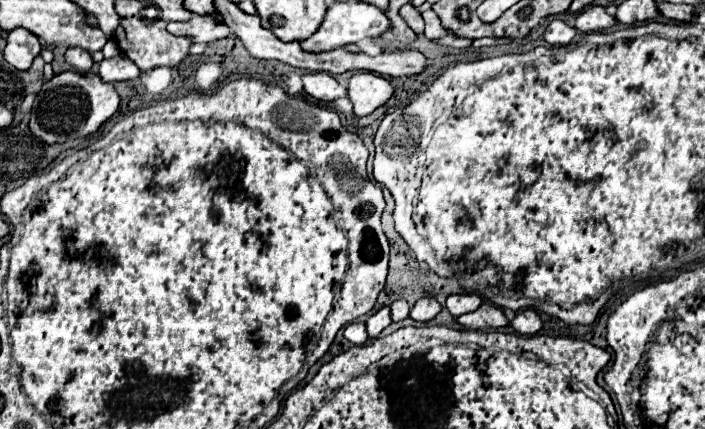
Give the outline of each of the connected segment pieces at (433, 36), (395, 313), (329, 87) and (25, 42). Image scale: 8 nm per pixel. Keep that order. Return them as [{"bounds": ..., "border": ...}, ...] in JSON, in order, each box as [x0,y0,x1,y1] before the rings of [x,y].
[{"bounds":[422,10,448,40],"border":[[[434,10],[422,12],[422,18],[424,18],[424,22],[426,22],[424,36],[426,36],[428,40],[438,40],[438,38],[442,38],[442,36],[448,34],[448,32],[444,32],[444,28],[442,28],[442,24],[440,24],[440,20],[438,20],[438,16],[436,16]]]},{"bounds":[392,300,410,322],"border":[[[394,300],[392,302],[392,322],[400,322],[400,320],[406,320],[410,314],[410,306],[406,300]]]},{"bounds":[302,72,346,102],"border":[[[314,72],[302,76],[304,90],[322,102],[332,102],[340,96],[346,96],[346,88],[336,82],[334,76],[328,76],[326,72]]]},{"bounds":[4,28,42,70],"border":[[[16,28],[8,34],[8,46],[4,50],[4,60],[12,64],[16,70],[28,70],[32,60],[40,54],[42,46],[32,32],[24,28]]]}]

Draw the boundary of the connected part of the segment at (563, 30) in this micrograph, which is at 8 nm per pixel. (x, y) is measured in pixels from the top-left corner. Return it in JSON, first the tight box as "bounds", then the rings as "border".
{"bounds":[544,18,576,46],"border":[[[554,18],[548,26],[546,26],[546,32],[544,32],[544,40],[550,44],[550,46],[566,46],[570,44],[570,40],[576,36],[576,30],[572,26],[568,26],[566,22]]]}

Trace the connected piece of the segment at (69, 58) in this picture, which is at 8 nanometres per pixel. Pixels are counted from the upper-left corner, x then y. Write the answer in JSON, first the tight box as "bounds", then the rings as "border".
{"bounds":[66,48,94,72],"border":[[[68,48],[66,50],[66,62],[78,72],[90,72],[90,68],[94,64],[90,52],[86,52],[82,48]]]}

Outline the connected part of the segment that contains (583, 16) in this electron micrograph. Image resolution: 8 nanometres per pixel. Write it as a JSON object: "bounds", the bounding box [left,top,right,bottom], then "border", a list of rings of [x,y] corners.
{"bounds":[574,6,616,32],"border":[[[588,6],[582,12],[576,14],[574,20],[574,28],[580,32],[594,32],[594,30],[608,30],[612,28],[616,22],[612,20],[612,16],[606,14],[606,8],[602,6]]]}

